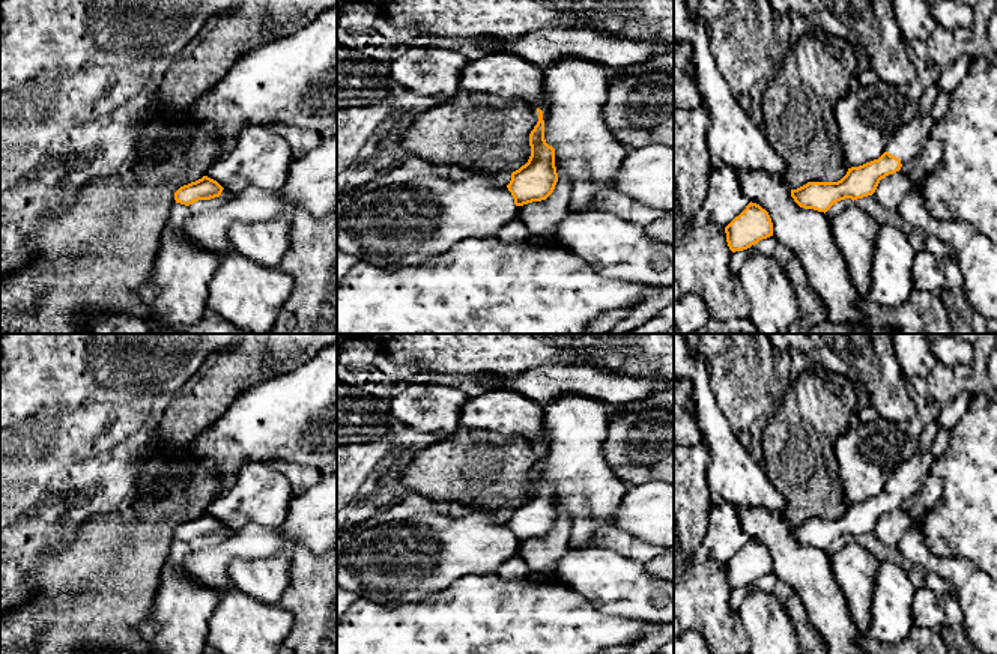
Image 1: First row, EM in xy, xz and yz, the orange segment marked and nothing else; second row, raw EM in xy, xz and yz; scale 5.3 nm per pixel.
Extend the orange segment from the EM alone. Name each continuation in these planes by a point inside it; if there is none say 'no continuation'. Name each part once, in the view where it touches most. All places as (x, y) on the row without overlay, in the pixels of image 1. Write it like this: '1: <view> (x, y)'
1: yz (906, 480)

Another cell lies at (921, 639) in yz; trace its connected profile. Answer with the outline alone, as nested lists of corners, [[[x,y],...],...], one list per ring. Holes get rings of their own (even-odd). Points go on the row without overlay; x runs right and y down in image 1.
[[[914,625],[908,636],[895,645],[878,643],[868,633],[859,634],[862,654],[949,654],[938,630]]]

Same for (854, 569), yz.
[[[854,540],[830,556],[830,568],[859,633],[871,627],[871,600],[880,561]]]

